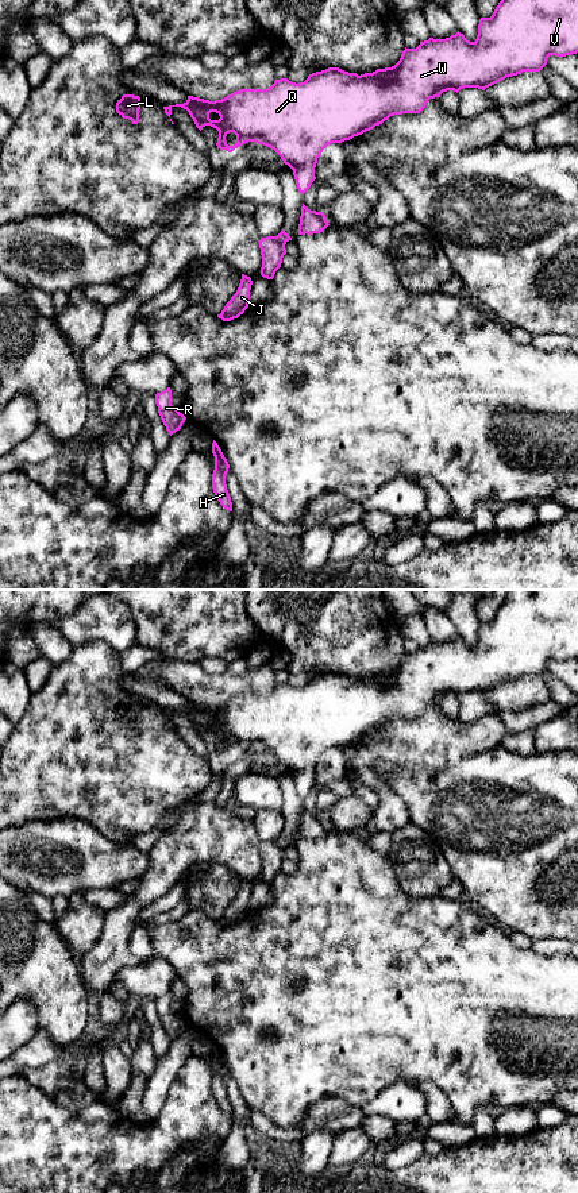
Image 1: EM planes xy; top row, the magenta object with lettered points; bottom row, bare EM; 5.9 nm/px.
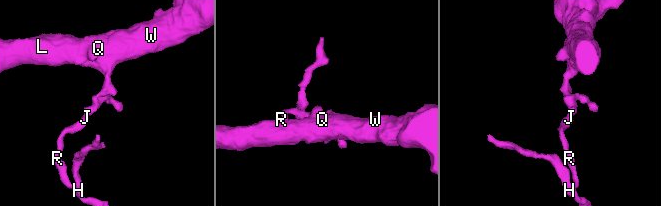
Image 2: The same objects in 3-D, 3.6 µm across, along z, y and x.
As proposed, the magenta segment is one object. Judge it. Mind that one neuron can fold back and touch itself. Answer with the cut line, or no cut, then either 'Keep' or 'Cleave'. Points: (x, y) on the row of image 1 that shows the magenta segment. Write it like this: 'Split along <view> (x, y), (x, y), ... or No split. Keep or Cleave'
Split along xy (274, 236), (285, 242). Cleave

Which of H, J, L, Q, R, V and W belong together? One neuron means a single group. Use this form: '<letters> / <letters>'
H J R / L Q V W

